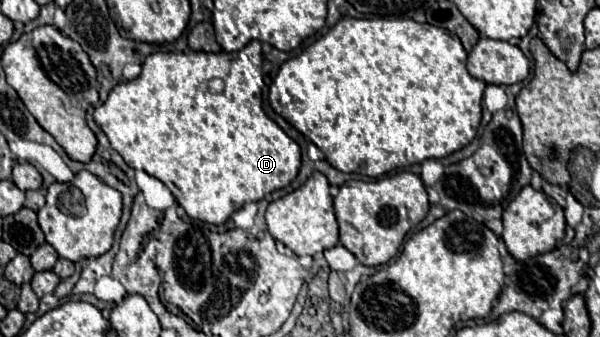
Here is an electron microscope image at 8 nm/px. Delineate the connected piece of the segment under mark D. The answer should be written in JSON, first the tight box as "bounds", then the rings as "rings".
{"bounds":[94,42,300,224],"rings":[[[250,42],[250,54],[246,50],[240,52],[220,52],[220,54],[212,54],[212,52],[154,52],[150,56],[146,56],[144,64],[142,64],[142,72],[138,78],[128,80],[128,82],[120,82],[116,84],[106,102],[102,106],[98,106],[94,110],[94,120],[96,124],[104,130],[104,134],[108,136],[112,148],[128,162],[128,166],[136,168],[136,170],[144,170],[148,174],[152,174],[154,178],[162,180],[170,192],[174,194],[176,202],[186,210],[186,214],[190,218],[208,222],[208,224],[224,224],[232,212],[236,212],[238,208],[242,208],[246,202],[258,202],[260,198],[264,198],[266,194],[284,188],[286,184],[290,184],[300,168],[300,146],[284,134],[284,130],[272,122],[264,110],[262,110],[262,48],[260,42]]]}

